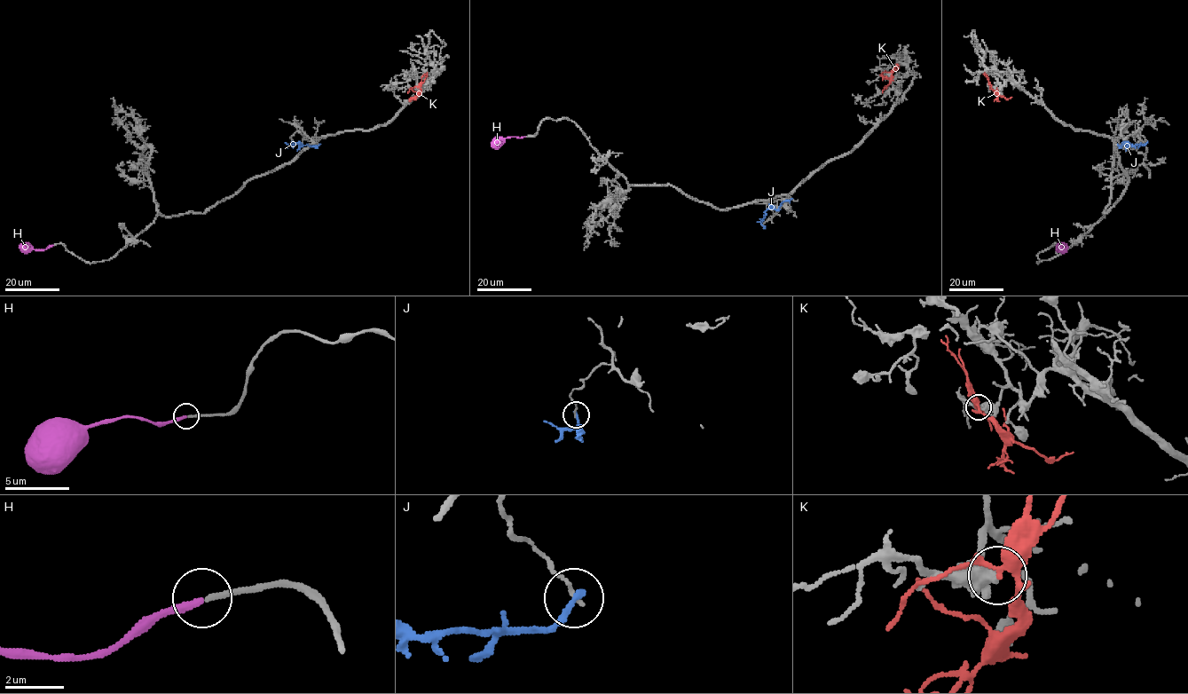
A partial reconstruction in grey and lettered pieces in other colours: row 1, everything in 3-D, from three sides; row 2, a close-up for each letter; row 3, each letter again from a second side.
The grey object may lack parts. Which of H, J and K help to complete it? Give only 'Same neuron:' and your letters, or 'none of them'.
Same neuron: H

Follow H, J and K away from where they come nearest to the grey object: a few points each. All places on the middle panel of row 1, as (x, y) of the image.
H: (525, 136), (510, 136), (499, 145), (491, 145)
J: (764, 228), (761, 220), (765, 211), (770, 208), (777, 209), (783, 201), (791, 198)
K: (890, 73), (891, 80), (883, 92)

